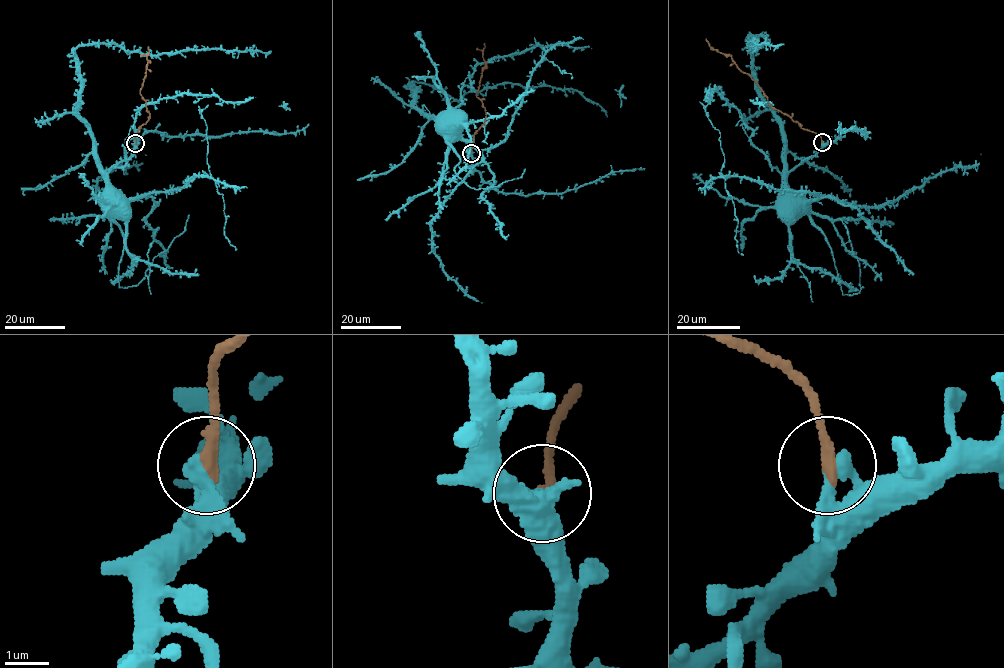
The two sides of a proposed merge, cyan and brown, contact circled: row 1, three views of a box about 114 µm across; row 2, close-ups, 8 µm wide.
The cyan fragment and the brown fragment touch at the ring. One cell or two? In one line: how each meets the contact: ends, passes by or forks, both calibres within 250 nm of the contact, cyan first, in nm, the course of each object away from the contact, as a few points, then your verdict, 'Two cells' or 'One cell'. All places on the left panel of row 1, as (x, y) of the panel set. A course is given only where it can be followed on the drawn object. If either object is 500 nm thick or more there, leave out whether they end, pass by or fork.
At the ring cyan ends. At the ring brown ends. Thickness 420 nm (cyan) against 320 nm. Course of cyan: (135, 143), (130, 156), (112, 165), (105, 173), (109, 196). Course of brown: (135, 143), (137, 131), (150, 116), (140, 93), (149, 63), (148, 46). Two cells

